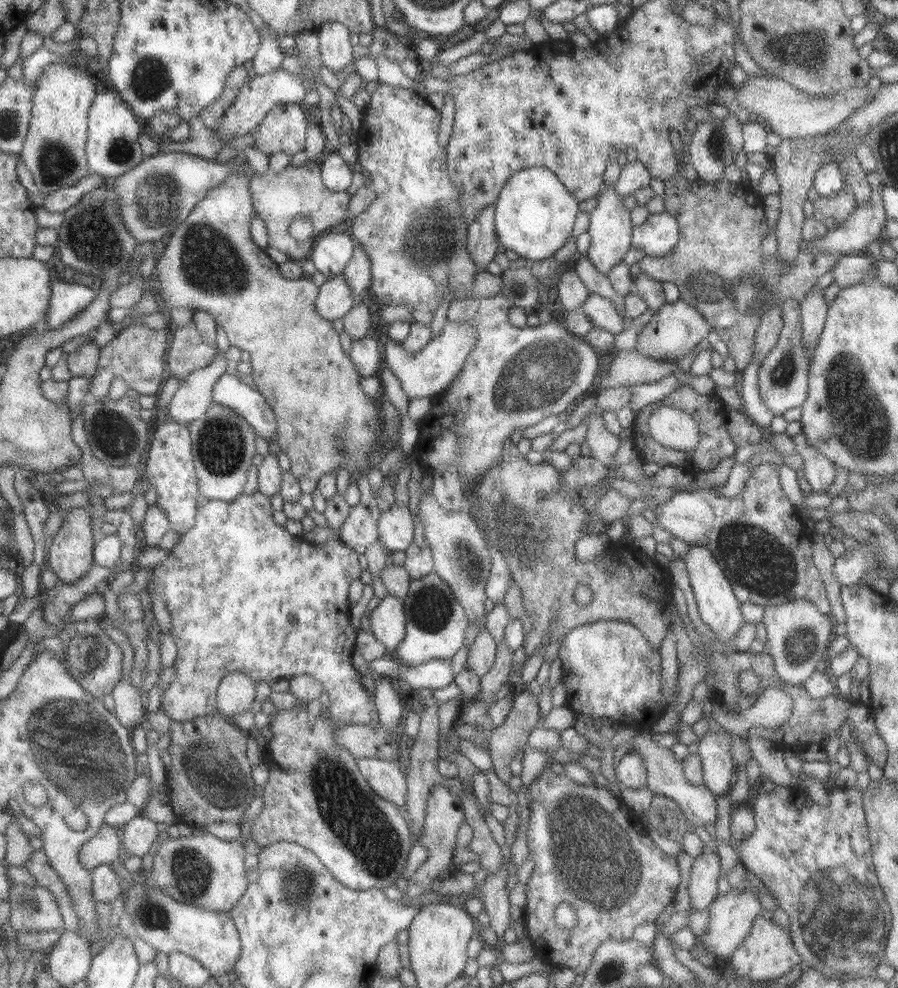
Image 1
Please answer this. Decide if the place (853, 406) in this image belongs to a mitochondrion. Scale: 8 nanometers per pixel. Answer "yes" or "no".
yes

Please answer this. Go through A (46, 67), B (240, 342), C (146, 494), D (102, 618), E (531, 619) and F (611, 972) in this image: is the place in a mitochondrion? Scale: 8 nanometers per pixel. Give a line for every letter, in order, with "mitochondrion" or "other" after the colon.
A: other
B: other
C: other
D: other
E: other
F: mitochondrion

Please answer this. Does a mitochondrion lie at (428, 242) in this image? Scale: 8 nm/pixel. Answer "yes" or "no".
yes

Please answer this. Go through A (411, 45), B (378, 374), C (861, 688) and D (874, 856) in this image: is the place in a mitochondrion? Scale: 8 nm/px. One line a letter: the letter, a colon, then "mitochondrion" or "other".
A: other
B: other
C: other
D: other

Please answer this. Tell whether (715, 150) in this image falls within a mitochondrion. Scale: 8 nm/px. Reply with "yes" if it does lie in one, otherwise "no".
yes

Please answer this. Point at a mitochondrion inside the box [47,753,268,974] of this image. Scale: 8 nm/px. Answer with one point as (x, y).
(192, 875)

